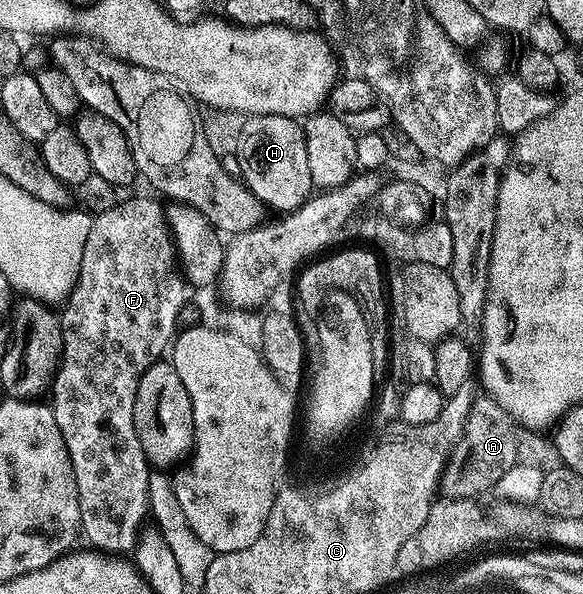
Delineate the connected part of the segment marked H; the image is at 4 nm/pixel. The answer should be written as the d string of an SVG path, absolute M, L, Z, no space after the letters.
M248 116L244 130L241 131L237 169L251 194L268 210L276 209L276 214L286 215L294 209L300 209L308 197L312 196L313 186L309 175L309 158L305 152L305 135L302 124L294 117Z

